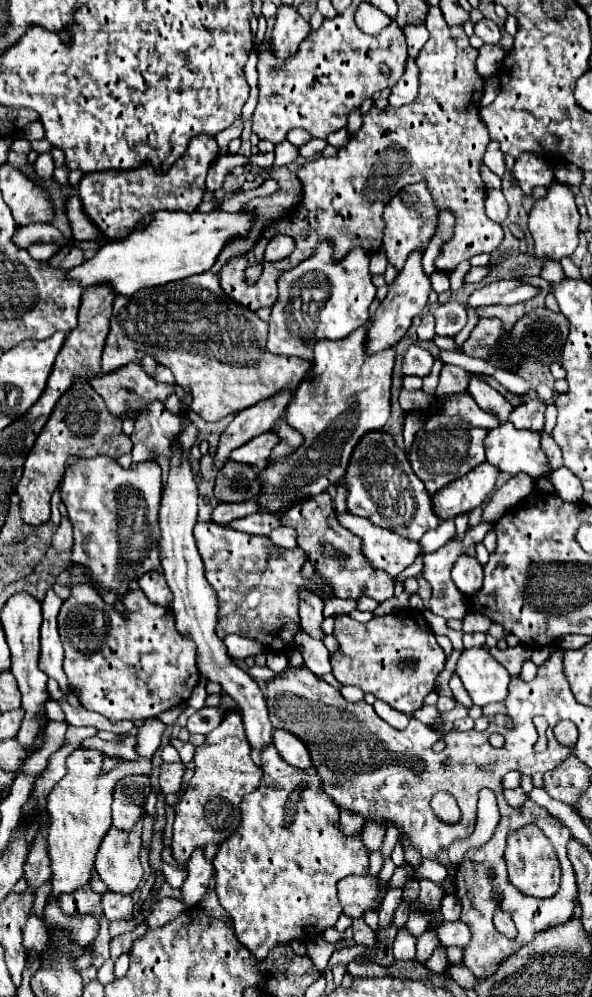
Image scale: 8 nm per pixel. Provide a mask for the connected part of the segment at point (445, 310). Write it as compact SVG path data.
M450 300L446 304L440 304L434 310L434 318L436 318L438 336L456 336L466 326L466 320L468 320L466 306Z

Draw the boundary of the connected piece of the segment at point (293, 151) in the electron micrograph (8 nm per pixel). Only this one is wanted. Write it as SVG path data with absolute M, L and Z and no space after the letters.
M284 140L284 142L280 142L278 146L276 146L276 160L274 160L274 166L284 166L284 164L292 164L292 162L296 162L298 160L298 146L294 146L294 144L290 144L288 140Z

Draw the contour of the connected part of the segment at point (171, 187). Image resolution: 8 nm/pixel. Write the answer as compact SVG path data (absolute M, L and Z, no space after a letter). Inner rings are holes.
M196 136L190 140L186 154L166 172L158 174L150 166L142 166L138 170L106 170L106 172L90 172L80 180L78 196L82 200L82 210L86 218L100 230L100 234L108 240L124 238L136 222L142 220L144 214L152 214L158 210L178 210L192 214L204 196L204 180L210 164L218 156L216 140L210 136Z

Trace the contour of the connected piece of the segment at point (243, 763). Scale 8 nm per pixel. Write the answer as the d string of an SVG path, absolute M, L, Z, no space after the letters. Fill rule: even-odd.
M228 710L216 730L206 734L202 746L194 752L194 776L188 790L176 804L172 854L178 862L186 862L198 846L210 842L224 842L240 824L240 802L246 794L258 788L262 770L250 758L250 744L244 736L244 724L236 710Z

